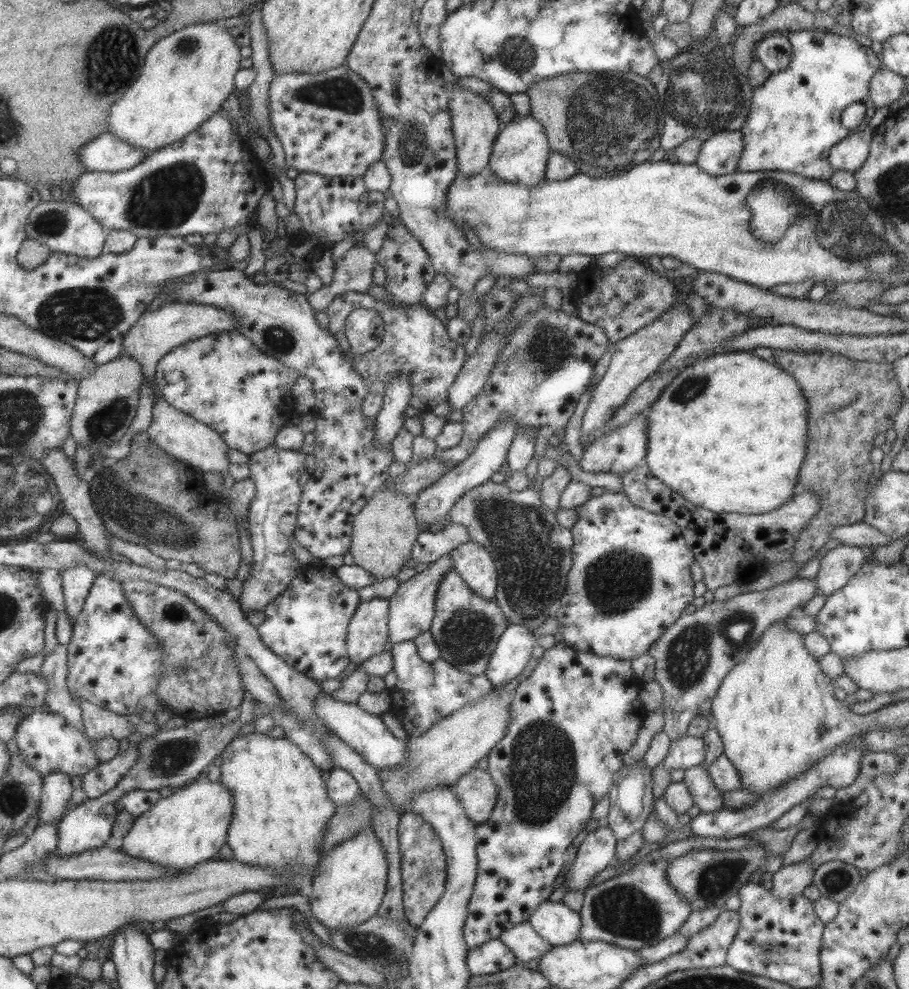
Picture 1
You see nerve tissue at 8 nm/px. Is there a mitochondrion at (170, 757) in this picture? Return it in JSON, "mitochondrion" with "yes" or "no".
{"mitochondrion":"yes"}

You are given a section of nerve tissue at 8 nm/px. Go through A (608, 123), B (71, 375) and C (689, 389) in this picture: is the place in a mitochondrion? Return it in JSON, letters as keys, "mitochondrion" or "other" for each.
{"A":"mitochondrion","B":"other","C":"mitochondrion"}

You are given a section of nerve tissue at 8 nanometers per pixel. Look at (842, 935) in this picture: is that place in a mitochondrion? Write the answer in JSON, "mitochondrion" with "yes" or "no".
{"mitochondrion":"no"}

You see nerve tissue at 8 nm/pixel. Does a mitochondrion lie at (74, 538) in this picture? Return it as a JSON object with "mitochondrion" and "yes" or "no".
{"mitochondrion":"no"}

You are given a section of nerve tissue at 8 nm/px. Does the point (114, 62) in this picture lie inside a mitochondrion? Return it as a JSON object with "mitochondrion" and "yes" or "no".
{"mitochondrion":"yes"}

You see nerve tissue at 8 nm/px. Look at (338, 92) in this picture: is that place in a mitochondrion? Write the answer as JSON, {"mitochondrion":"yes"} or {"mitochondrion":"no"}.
{"mitochondrion":"yes"}

